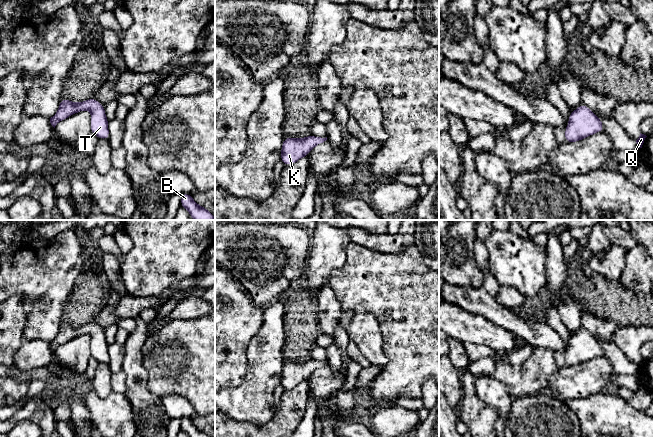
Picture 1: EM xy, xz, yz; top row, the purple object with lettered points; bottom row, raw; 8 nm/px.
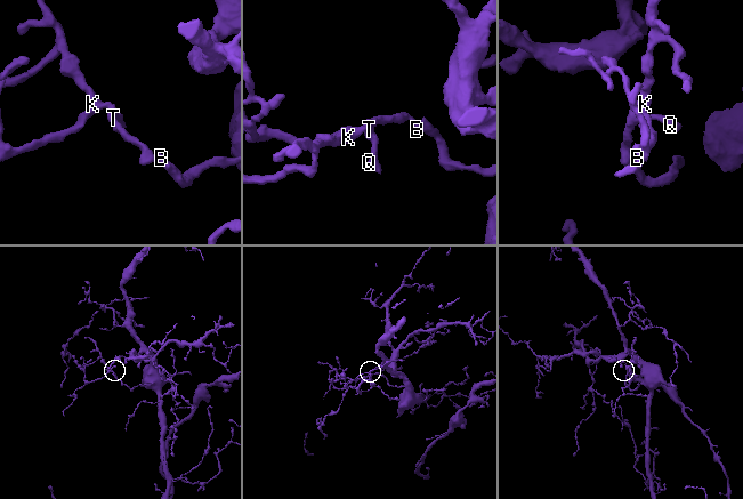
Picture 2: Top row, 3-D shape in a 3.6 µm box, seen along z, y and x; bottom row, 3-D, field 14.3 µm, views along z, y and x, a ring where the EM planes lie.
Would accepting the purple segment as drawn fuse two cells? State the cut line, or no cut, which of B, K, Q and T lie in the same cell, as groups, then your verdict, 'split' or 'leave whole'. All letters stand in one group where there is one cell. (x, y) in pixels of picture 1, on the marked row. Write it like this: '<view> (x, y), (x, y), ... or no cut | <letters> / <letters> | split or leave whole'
no cut | B K Q T | leave whole

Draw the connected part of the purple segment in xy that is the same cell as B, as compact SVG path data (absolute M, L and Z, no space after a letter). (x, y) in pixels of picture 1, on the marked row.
M181 194L181 207L186 209L194 220L215 220L210 211L193 200L191 194Z

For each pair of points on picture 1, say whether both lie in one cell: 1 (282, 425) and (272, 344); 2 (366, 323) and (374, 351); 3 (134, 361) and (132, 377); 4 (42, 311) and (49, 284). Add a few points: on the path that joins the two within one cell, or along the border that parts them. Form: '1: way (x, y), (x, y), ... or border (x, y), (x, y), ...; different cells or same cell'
1: border (277, 408), (274, 416), (269, 421), (260, 424); different cells
2: way (366, 330), (371, 344); same cell
3: way (133, 365), (133, 373); same cell
4: way (47, 304), (48, 291); same cell

